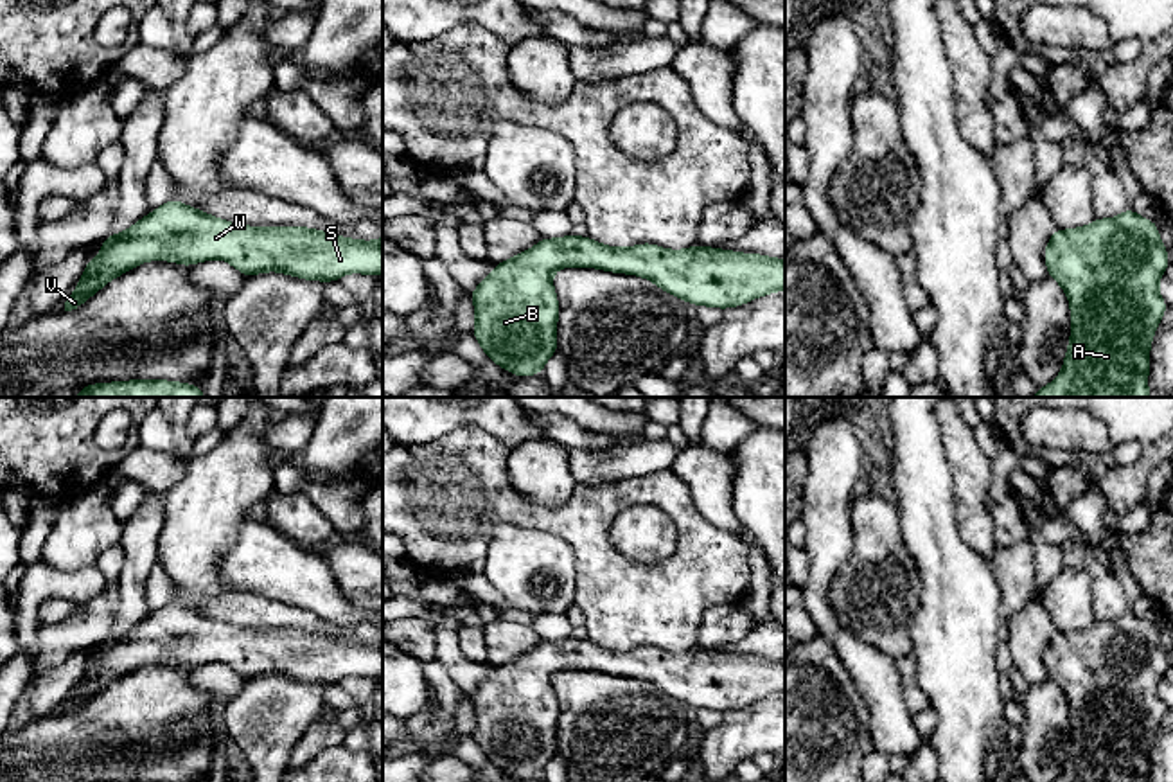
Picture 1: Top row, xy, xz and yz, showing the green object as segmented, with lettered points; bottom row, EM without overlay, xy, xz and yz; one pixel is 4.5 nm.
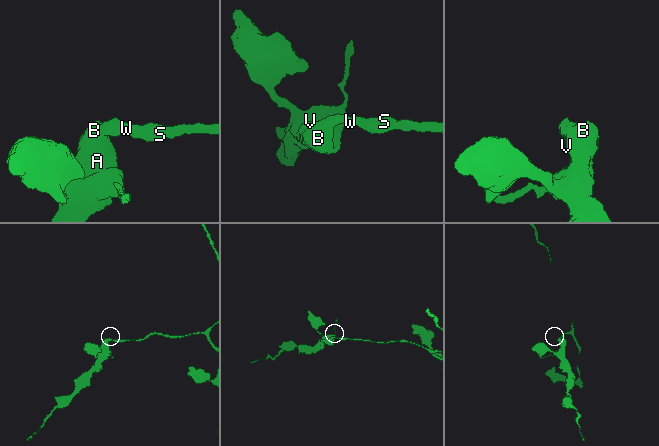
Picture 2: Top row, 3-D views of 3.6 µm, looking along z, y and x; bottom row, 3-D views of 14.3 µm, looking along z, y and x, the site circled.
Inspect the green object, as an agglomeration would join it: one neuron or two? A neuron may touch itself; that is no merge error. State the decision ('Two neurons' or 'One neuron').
One neuron

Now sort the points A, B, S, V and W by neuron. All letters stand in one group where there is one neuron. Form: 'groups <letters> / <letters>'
groups A B S V W

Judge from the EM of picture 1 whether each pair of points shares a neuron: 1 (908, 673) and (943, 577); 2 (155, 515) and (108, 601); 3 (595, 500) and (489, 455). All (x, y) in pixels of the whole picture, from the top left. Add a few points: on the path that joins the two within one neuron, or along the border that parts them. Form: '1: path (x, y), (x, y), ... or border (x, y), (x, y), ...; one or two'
1: border (913, 613), (915, 675), (929, 696); two
2: border (117, 583), (117, 612), (110, 626); two
3: path (563, 516), (532, 516), (523, 513), (498, 488); one

